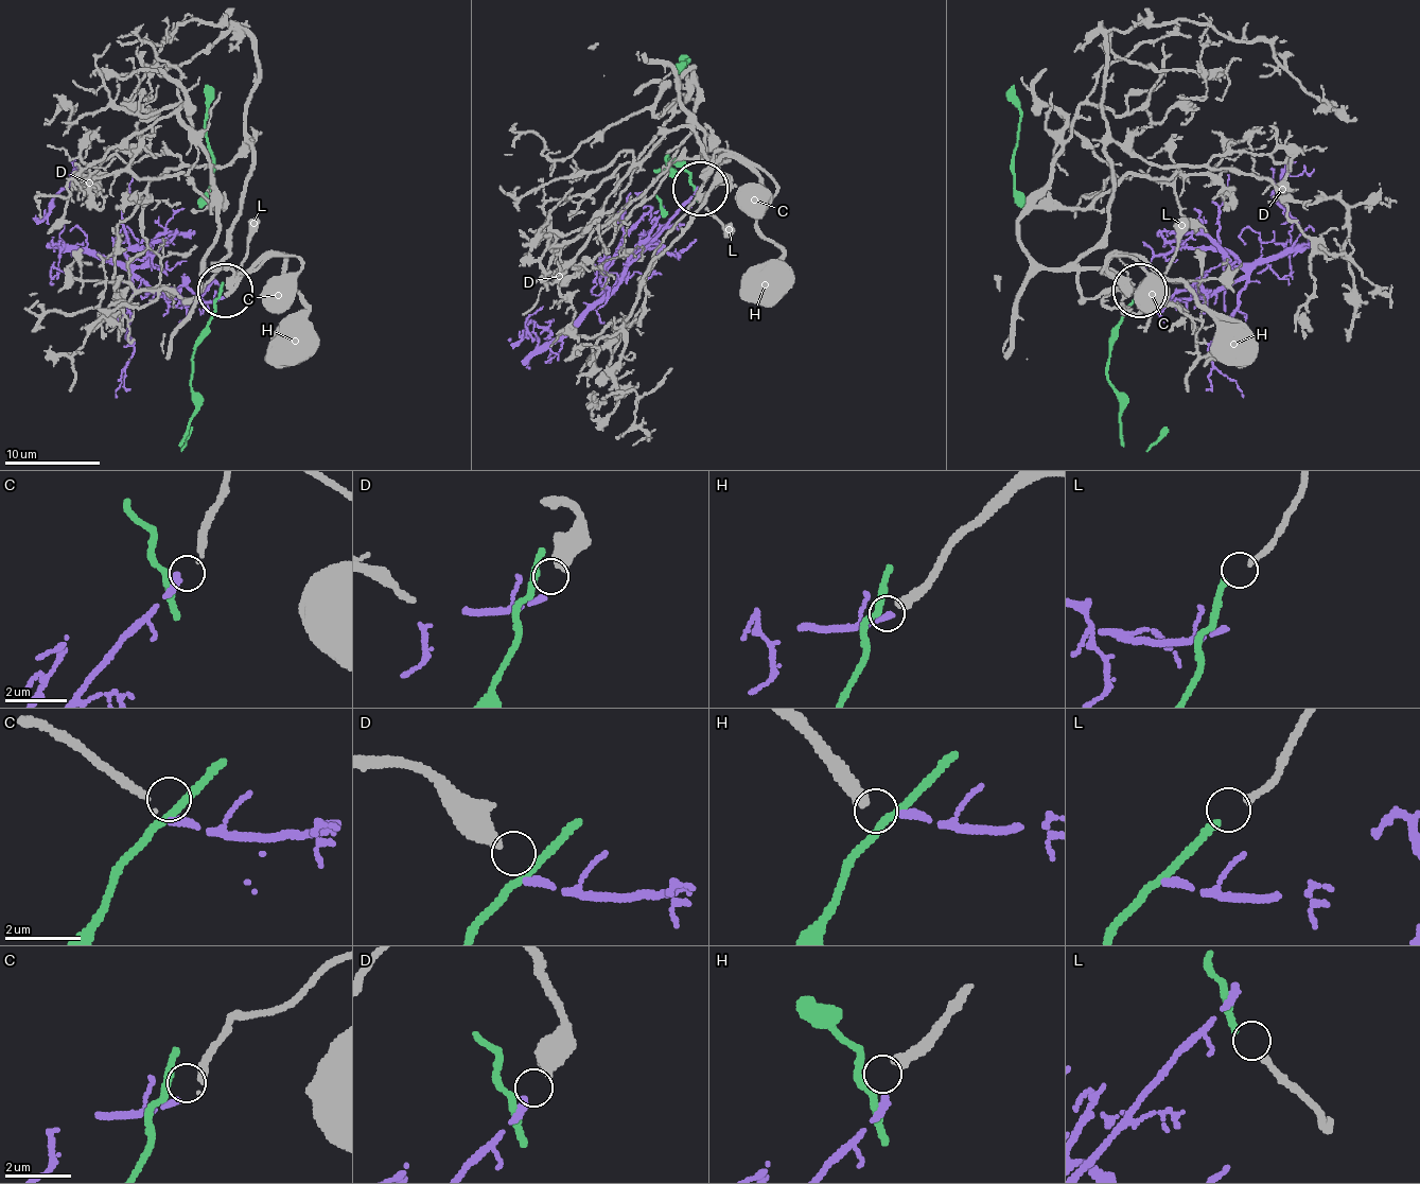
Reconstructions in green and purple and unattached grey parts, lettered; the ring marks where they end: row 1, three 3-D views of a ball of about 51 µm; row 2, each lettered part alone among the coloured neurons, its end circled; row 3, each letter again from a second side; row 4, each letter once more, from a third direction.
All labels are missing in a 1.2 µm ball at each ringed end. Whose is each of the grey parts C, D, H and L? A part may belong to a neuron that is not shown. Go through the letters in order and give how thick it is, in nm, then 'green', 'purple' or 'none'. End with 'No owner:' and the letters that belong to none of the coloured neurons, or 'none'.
C: 150 nm thick; purple
D: 500 nm thick; none
H: 360 nm thick; none
L: 180 nm thick; green
No owner: D, H

